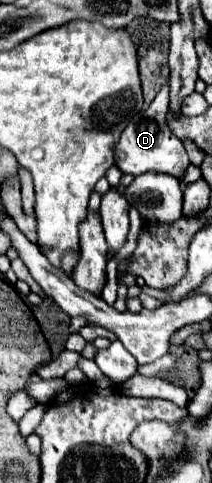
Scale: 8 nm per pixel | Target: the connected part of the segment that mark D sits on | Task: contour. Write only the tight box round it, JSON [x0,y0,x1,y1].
[116,81,190,179]

